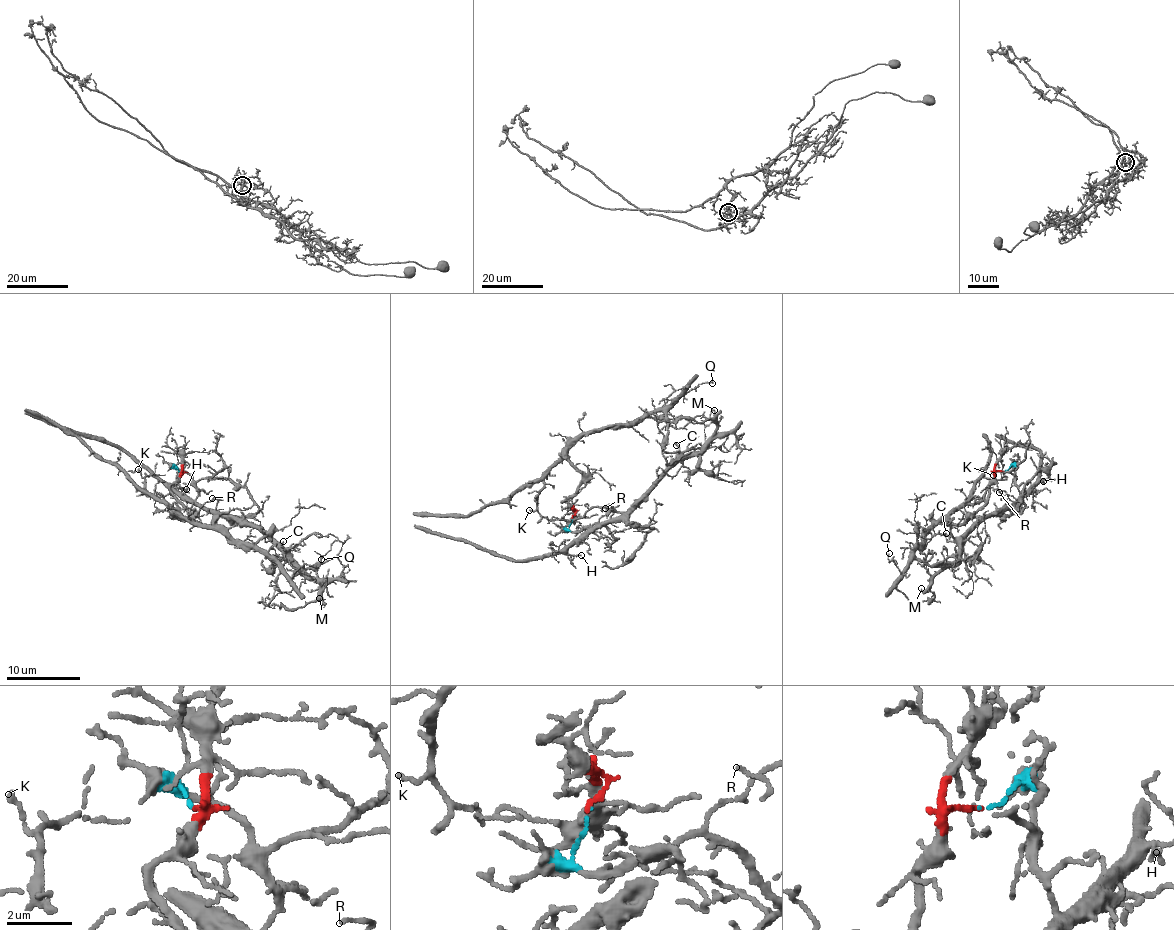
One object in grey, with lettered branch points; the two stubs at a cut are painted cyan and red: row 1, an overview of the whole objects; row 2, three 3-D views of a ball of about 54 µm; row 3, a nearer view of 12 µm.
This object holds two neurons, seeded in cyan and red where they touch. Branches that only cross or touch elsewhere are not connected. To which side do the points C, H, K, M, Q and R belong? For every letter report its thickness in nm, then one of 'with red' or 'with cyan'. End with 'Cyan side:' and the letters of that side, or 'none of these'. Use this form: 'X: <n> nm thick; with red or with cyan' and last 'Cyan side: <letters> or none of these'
C: 120 nm thick; with cyan
H: 150 nm thick; with cyan
K: 140 nm thick; with red
M: 90 nm thick; with cyan
Q: 90 nm thick; with red
R: 100 nm thick; with cyan
Cyan side: C, H, M, R

